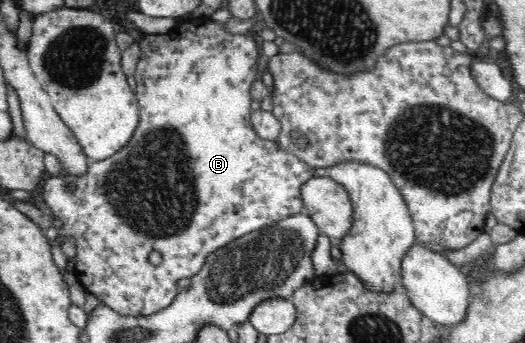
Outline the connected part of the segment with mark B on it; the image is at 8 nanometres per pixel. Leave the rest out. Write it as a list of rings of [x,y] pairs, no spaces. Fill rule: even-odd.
[[[211,19],[211,26],[193,26],[193,32],[187,28],[173,26],[169,32],[149,33],[149,36],[145,36],[139,46],[143,50],[143,58],[136,61],[134,80],[137,80],[135,94],[137,94],[140,118],[129,144],[125,144],[123,148],[119,148],[119,152],[115,152],[113,156],[105,160],[89,161],[87,172],[83,176],[76,177],[64,173],[55,177],[50,176],[43,184],[43,192],[41,192],[43,202],[47,203],[54,217],[63,224],[60,235],[70,236],[75,242],[76,258],[70,267],[78,282],[84,286],[86,291],[95,295],[104,305],[111,307],[118,314],[135,317],[150,316],[169,306],[179,292],[177,282],[181,278],[191,279],[195,272],[199,272],[199,268],[203,268],[204,257],[208,253],[215,252],[217,248],[223,248],[225,244],[229,244],[231,240],[239,236],[245,236],[249,232],[258,232],[293,214],[305,212],[303,199],[299,196],[299,188],[303,186],[305,180],[315,175],[314,169],[307,163],[285,151],[275,140],[263,140],[253,128],[253,123],[250,121],[253,100],[251,88],[257,78],[257,68],[259,68],[259,48],[257,48],[257,43],[253,42],[251,34],[247,36],[225,34],[221,23],[215,24]],[[69,185],[74,185],[74,191],[67,189]],[[151,252],[161,253],[160,266],[152,266],[148,261],[148,254]]]

